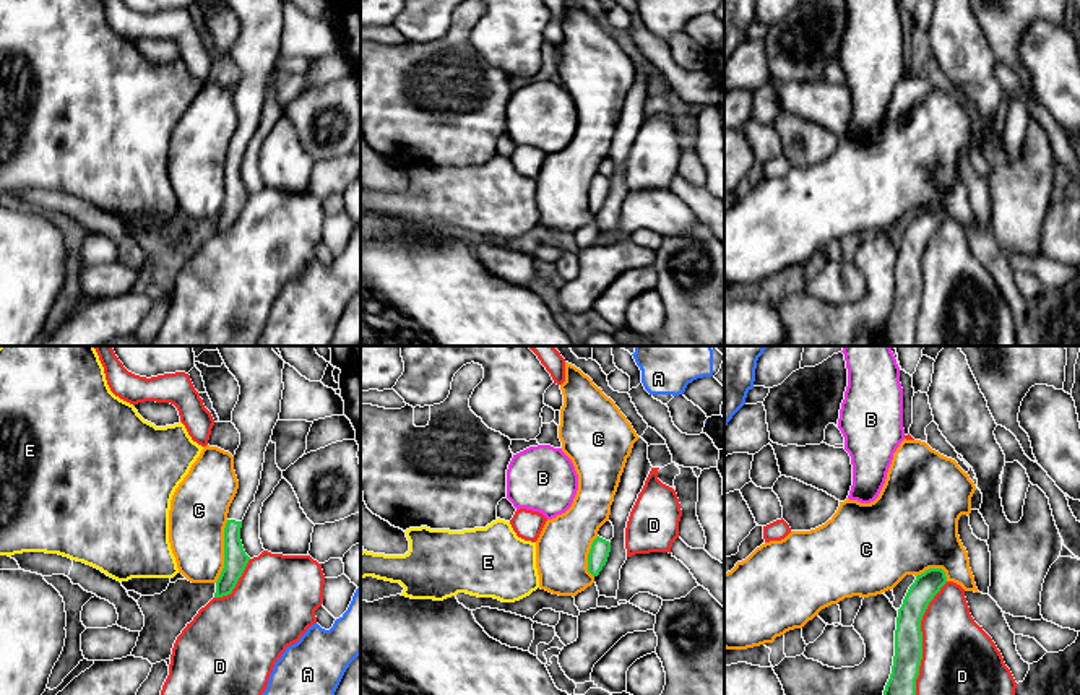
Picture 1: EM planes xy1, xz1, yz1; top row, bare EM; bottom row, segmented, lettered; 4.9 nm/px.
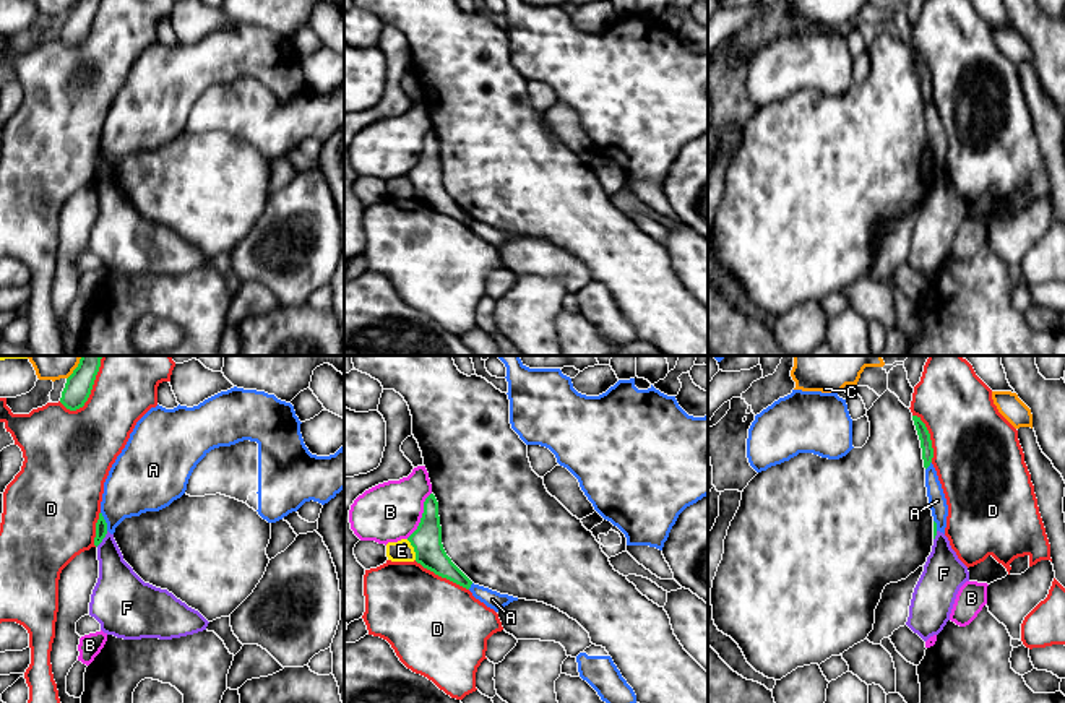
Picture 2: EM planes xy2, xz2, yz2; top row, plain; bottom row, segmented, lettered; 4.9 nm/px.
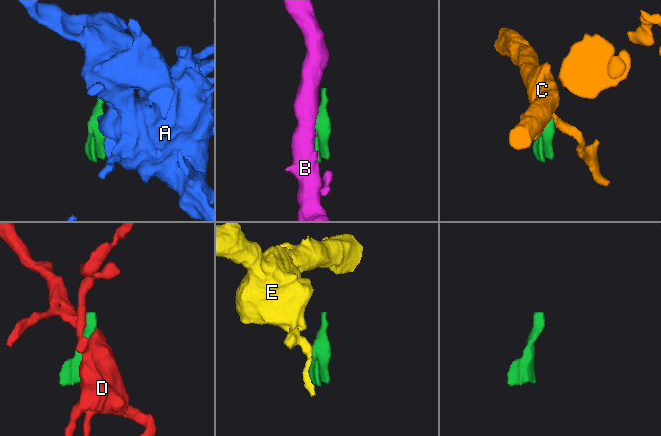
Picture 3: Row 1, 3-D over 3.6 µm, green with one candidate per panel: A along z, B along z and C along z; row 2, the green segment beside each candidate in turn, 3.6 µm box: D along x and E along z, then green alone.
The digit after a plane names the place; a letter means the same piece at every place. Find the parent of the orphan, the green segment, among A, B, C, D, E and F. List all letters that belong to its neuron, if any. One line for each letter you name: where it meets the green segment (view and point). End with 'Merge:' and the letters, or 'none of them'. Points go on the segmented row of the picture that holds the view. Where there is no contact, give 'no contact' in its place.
Merge: none of them

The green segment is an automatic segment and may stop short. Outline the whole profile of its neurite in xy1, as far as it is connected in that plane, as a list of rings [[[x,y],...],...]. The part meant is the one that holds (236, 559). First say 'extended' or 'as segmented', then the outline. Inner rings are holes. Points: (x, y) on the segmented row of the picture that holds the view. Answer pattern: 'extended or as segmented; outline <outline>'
extended; outline [[[218,346],[218,351],[240,386],[232,411],[232,424],[240,434],[234,455],[239,489],[227,513],[224,568],[214,593],[214,598],[222,598],[232,593],[250,560],[240,541],[240,528],[250,503],[255,502],[265,451],[279,419],[284,360],[271,346]]]

